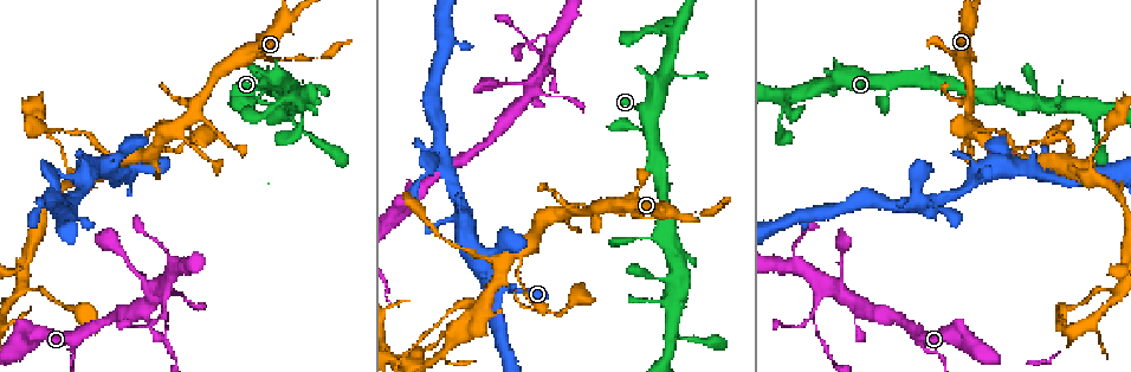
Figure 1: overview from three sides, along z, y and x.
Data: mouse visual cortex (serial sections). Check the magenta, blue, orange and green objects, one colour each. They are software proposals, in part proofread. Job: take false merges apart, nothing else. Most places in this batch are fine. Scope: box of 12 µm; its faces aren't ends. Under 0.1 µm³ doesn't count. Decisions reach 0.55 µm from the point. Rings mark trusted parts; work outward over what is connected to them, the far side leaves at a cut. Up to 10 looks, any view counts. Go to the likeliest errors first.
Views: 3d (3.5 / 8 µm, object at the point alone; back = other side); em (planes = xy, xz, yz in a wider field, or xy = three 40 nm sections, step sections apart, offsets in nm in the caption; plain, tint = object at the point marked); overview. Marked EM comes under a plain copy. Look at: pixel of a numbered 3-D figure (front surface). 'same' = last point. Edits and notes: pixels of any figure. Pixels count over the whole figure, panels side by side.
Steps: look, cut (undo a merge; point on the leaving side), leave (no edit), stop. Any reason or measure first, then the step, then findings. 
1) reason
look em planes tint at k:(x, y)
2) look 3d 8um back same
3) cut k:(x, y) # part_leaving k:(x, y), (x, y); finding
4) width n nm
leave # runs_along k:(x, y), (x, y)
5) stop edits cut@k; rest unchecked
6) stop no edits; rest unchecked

a narrow waist
look 3d 8um at 1:(263, 95)

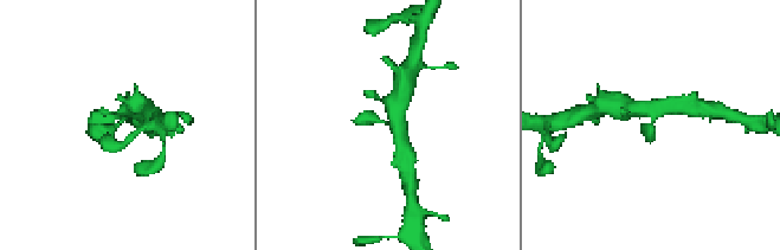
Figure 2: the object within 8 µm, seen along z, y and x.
look 3d 3.5um back at 2:(121, 121)

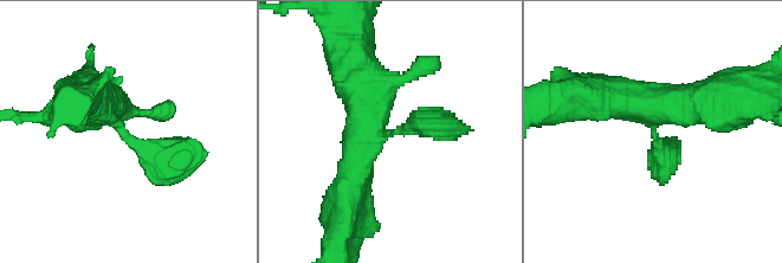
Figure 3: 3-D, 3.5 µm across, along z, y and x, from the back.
leave # runs_along 3:(107, 103), (143, 151), (198, 151); all the same cell

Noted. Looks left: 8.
thin neck
look 3d 3.5um at 1:(165, 329)

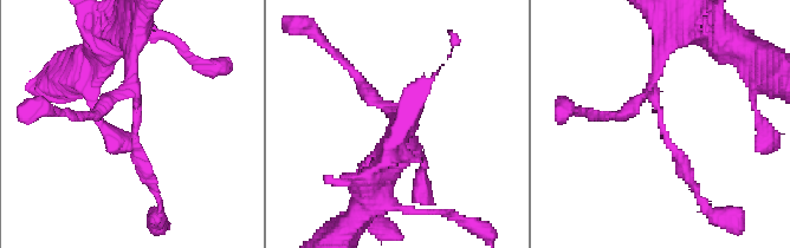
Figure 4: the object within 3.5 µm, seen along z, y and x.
now the EM
look em planes tint at 4:(135, 121)

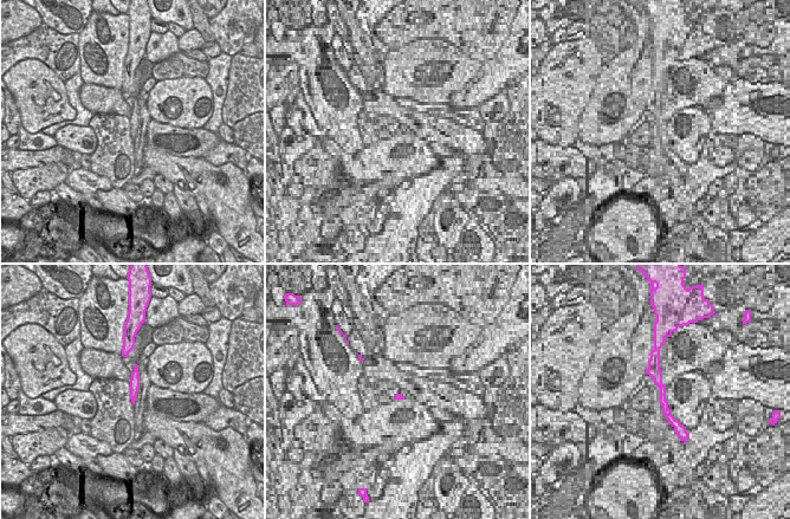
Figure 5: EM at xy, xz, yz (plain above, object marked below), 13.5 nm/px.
leave # runs_along 4:(665, 47), (649, 95), (692, 186); all the same cell

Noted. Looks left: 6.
four arms meet
look 3d 3.5um at 1:(124, 159)

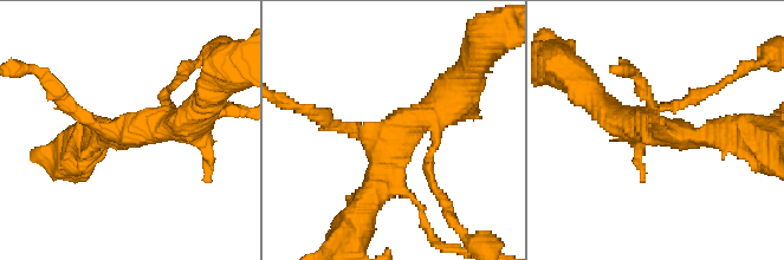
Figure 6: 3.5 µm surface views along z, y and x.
arms 4; arm_widths 150, 150, 350, 450 nm
look em xy step 1 tint at 6:(667, 132)

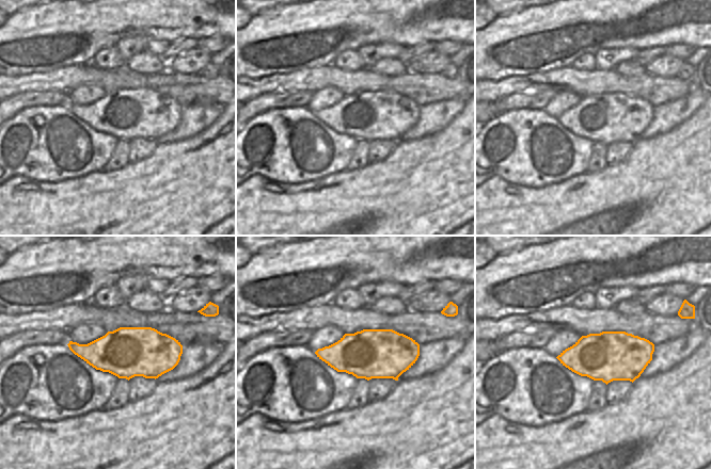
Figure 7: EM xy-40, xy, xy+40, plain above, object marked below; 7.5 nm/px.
leave # runs_along 6:(453, 90), (394, 142), (365, 208); one cell here

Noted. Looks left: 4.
branch point
look 3d 3.5um at 1:(1094, 179)

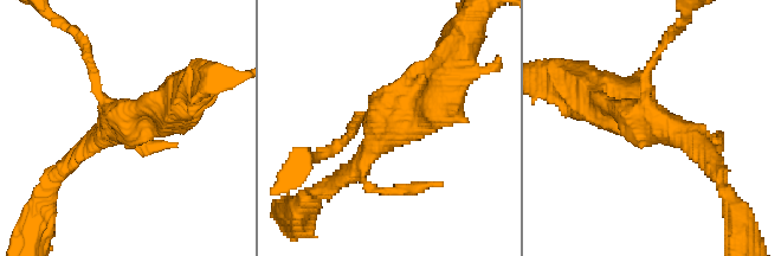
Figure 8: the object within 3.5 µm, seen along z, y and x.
arms 3; arm_widths 150, 250, 600 nm; shape alone is not enough
look em xy step 5 tint at 8:(132, 125)

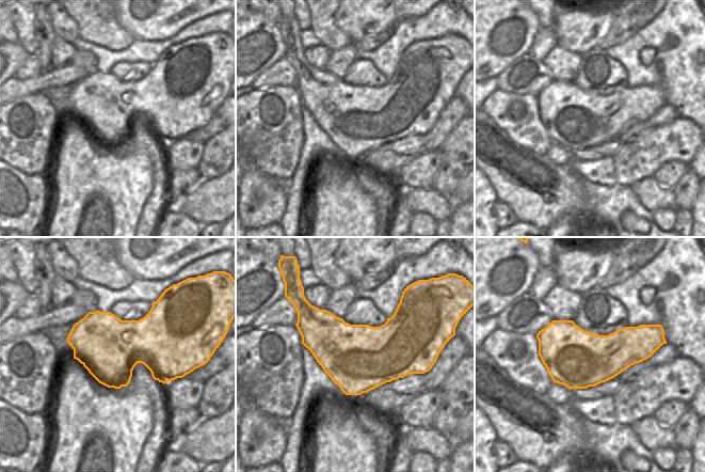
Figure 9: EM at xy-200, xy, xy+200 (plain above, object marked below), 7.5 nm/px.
leave # runs_along 8:(446, 80), (344, 177); one cell here

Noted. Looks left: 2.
stop no edits; rest unchecked

